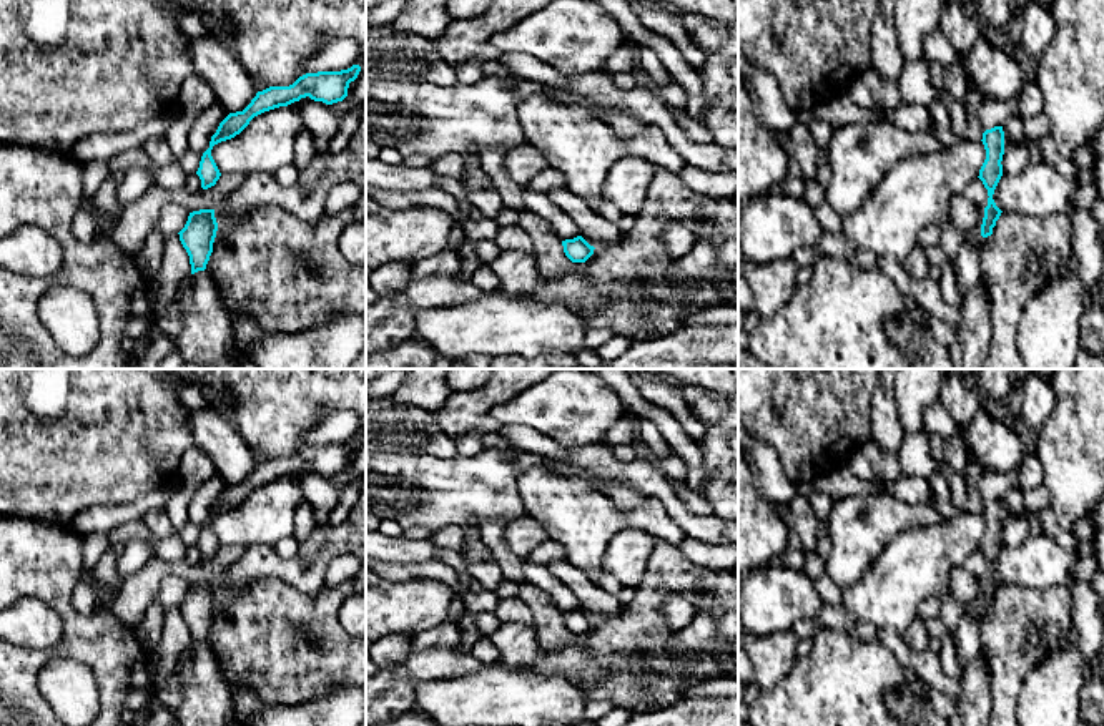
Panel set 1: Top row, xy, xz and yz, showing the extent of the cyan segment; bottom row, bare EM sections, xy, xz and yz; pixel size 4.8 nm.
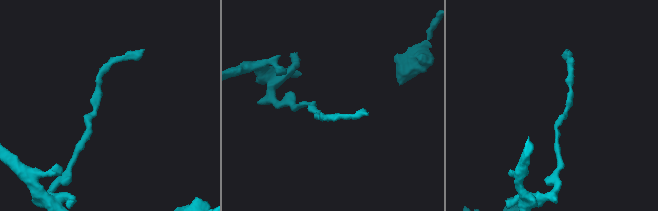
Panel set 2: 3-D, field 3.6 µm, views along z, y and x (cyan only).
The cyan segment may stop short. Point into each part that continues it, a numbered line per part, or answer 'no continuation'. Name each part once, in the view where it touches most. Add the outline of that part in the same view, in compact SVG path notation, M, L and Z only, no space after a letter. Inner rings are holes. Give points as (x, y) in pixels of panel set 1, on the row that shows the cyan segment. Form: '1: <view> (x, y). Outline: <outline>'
no continuation

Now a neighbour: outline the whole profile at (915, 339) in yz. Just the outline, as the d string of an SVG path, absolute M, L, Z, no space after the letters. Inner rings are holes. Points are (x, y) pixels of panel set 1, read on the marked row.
M908 316L891 319L888 336L909 359L911 369L953 369L949 351L933 337L924 322L914 322Z

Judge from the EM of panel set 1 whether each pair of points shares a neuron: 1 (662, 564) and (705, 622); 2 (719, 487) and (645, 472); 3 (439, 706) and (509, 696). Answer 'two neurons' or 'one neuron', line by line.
1: two neurons
2: two neurons
3: one neuron

